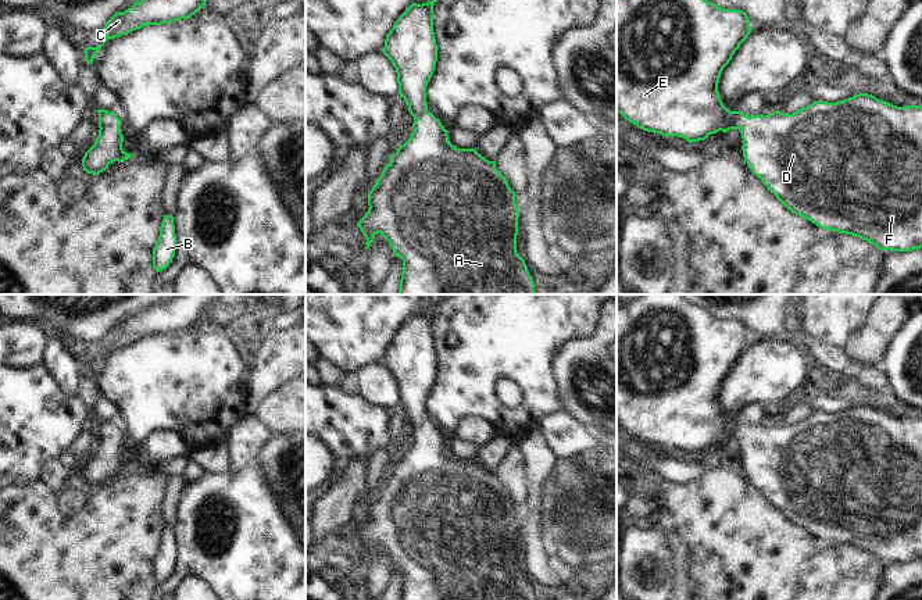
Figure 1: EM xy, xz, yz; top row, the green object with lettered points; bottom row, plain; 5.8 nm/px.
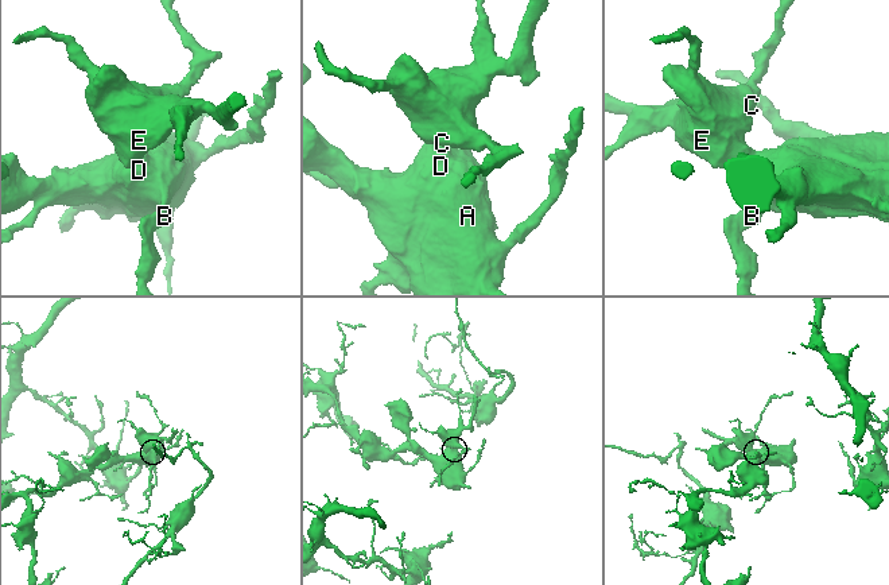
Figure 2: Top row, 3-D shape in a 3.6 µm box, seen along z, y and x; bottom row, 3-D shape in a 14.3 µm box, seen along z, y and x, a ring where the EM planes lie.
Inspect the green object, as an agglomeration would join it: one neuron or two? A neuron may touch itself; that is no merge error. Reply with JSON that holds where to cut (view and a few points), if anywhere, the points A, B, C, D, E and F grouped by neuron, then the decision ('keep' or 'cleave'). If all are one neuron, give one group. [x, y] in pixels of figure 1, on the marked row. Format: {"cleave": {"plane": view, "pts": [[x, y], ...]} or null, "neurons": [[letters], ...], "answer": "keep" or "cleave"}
{"cleave": null, "neurons": [["A", "B", "C", "D", "E", "F"]], "answer": "keep"}

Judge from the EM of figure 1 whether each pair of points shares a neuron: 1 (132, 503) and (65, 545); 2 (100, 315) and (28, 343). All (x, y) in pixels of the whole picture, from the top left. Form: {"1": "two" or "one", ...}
{"1": "one", "2": "two"}

